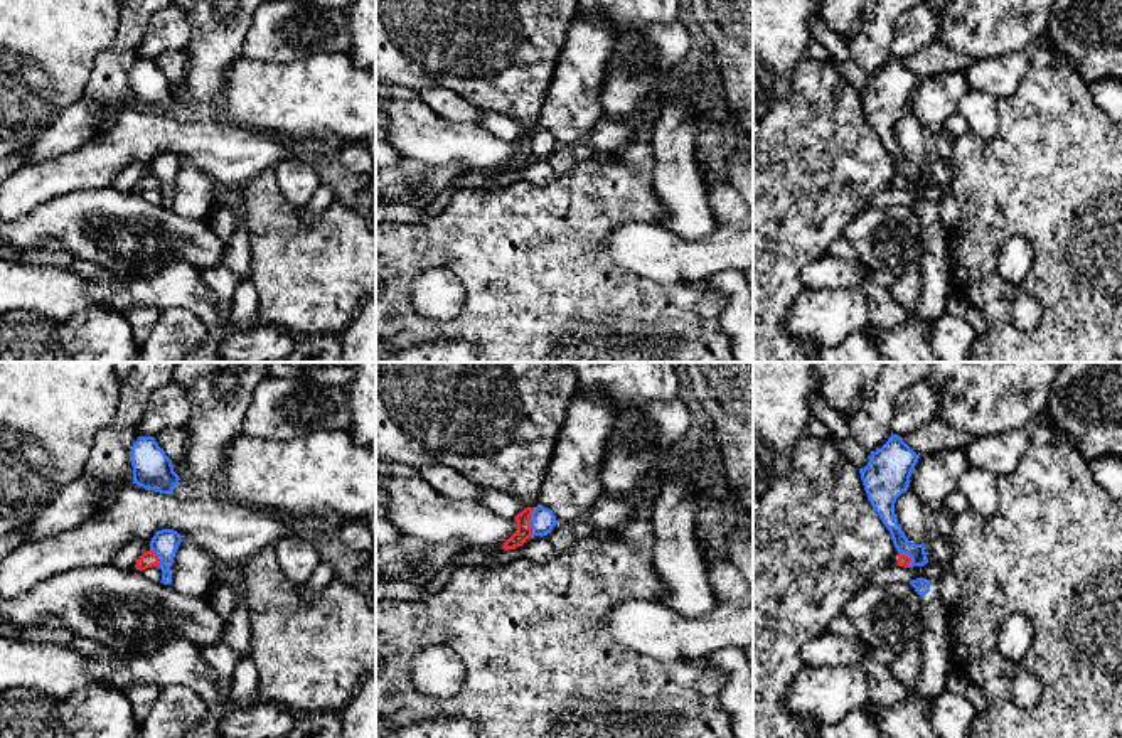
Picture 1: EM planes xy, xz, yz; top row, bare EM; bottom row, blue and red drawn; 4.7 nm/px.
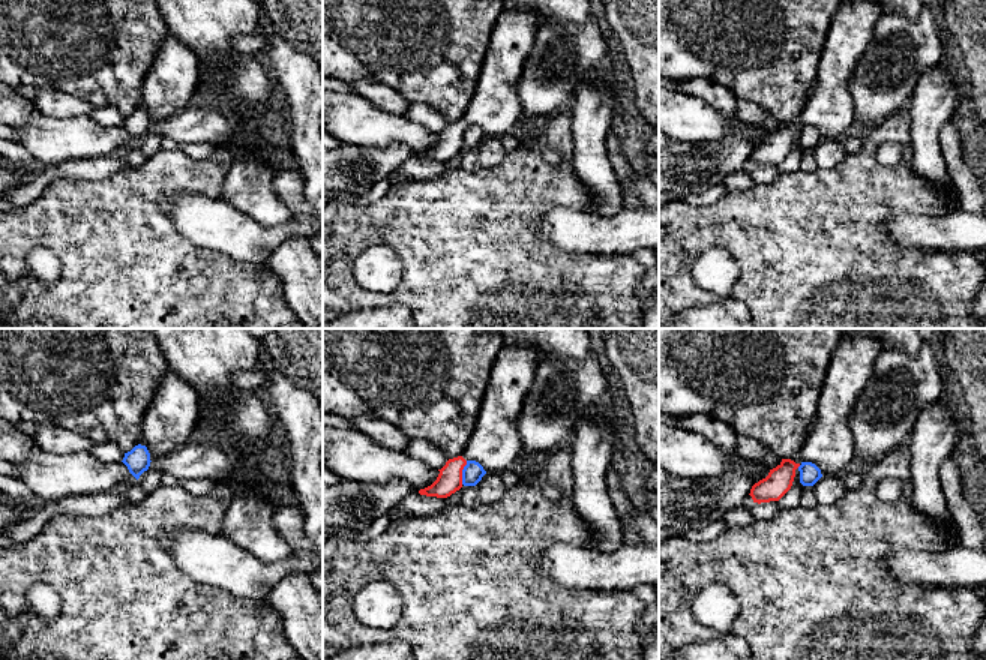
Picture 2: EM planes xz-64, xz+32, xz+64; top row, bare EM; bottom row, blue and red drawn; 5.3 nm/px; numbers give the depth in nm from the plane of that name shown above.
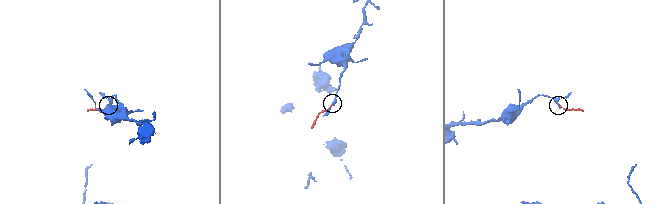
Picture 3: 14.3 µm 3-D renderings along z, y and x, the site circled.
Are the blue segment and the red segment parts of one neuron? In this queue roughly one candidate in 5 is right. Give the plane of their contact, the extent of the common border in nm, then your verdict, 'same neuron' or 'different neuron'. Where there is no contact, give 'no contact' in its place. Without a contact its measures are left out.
contact in xz; length 140 nm; different neuron

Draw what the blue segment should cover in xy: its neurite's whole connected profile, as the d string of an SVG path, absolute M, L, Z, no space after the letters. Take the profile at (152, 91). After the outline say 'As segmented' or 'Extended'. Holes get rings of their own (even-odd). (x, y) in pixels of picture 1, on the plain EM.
M138 59L131 69L133 106L160 116L174 116L179 98L153 59Z. As segmented

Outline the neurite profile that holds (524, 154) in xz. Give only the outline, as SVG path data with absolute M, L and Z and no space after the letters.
M526 130L521 136L517 136L514 142L517 143L517 153L504 165L502 172L516 172L522 168L531 158L531 138L534 130Z

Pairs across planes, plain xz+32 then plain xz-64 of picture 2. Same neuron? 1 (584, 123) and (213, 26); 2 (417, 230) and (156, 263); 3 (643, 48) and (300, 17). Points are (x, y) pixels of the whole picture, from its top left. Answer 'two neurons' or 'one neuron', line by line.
1: two neurons
2: one neuron
3: one neuron

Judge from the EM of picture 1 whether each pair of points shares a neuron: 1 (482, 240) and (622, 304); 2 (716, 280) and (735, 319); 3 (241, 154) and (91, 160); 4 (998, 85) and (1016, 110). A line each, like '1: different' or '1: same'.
1: same
2: same
3: same
4: different

